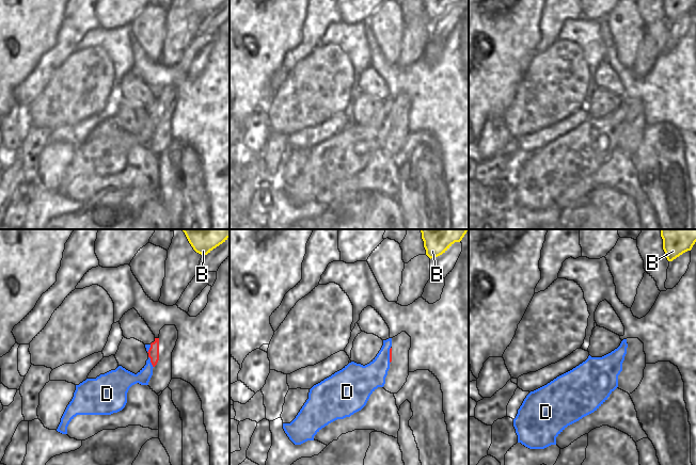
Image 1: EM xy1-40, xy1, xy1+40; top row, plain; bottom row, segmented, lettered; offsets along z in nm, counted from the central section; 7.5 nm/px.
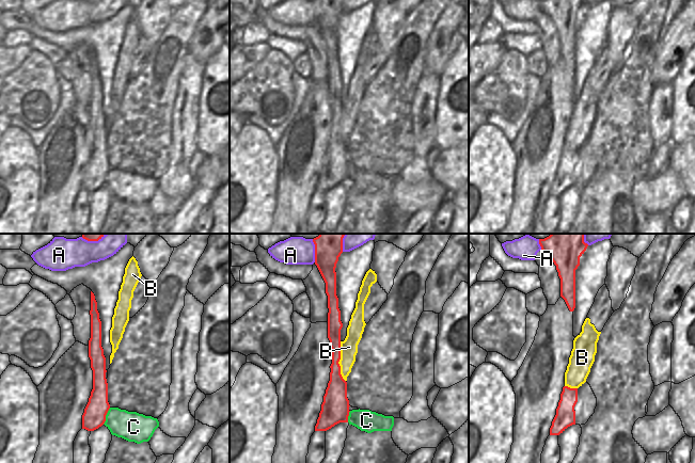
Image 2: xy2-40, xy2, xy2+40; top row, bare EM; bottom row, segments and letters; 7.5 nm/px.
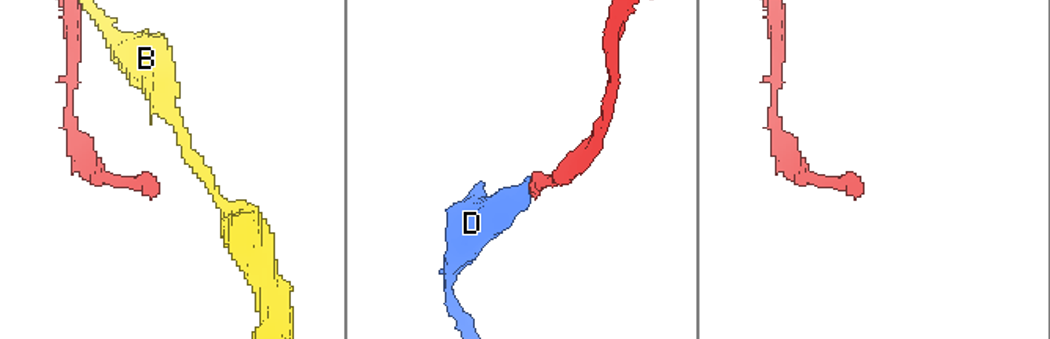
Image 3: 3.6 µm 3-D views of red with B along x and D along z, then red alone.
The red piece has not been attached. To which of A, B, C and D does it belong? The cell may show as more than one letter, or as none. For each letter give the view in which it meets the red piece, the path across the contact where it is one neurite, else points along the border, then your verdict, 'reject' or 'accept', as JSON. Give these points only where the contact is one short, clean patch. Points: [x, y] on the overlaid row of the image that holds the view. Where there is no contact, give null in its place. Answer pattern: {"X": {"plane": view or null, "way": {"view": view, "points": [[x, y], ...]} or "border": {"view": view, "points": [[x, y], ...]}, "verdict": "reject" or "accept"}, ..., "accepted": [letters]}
{"A": {"plane": "xy2-40", "verdict": "reject"}, "B": {"plane": "xy2", "verdict": "reject"}, "C": {"plane": "xy2-40", "border": {"view": "xy2-40", "points": [[110, 408], [103, 424]]}, "verdict": "reject"}, "D": {"plane": "xy1-40", "way": {"view": "xy1-40", "points": [[154, 350], [151, 362], [139, 378], [123, 380]]}, "verdict": "accept"}, "accepted": ["D"]}

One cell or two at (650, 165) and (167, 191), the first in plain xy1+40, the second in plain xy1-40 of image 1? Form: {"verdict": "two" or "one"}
{"verdict": "two"}

